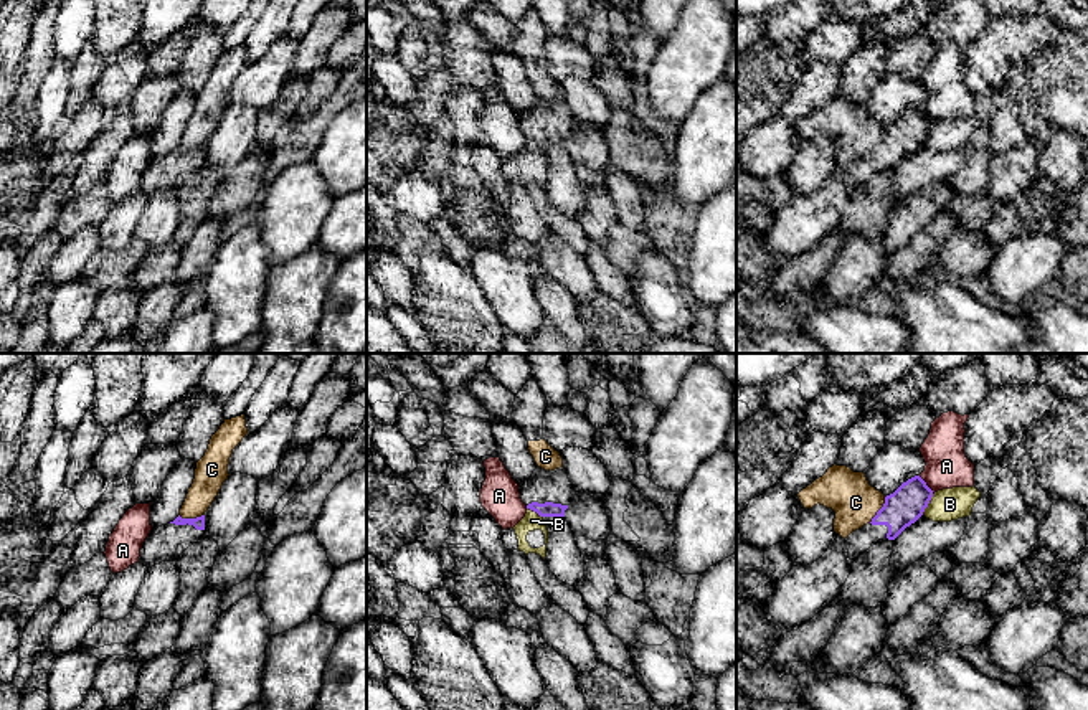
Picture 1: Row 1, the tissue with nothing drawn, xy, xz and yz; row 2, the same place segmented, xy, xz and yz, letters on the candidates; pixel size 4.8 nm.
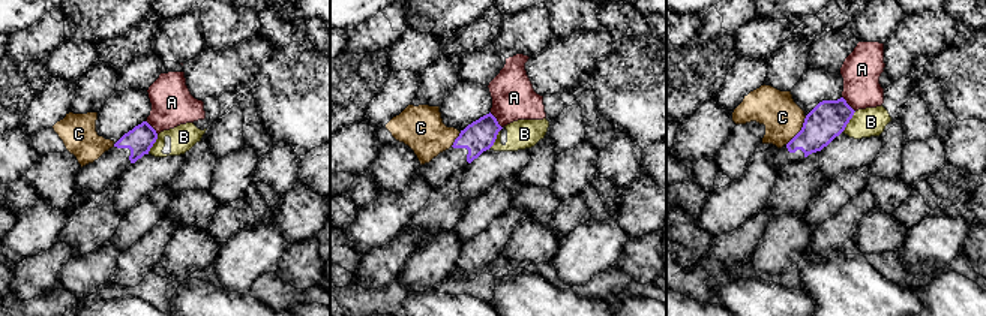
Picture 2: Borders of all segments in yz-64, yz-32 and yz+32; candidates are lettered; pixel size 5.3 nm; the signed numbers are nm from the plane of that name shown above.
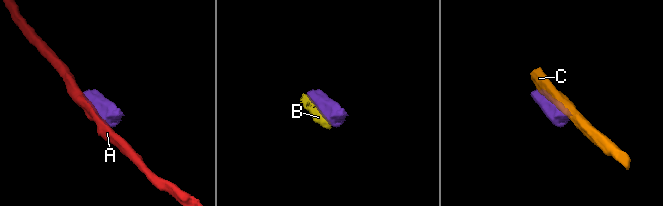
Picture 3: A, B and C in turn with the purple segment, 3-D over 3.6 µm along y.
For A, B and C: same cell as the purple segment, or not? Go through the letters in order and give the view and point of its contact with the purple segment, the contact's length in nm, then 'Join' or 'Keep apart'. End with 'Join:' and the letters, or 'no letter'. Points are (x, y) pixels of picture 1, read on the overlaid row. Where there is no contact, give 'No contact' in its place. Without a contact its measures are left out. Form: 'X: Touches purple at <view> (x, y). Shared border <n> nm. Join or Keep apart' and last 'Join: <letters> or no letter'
A: Touches purple at yz (925, 484). Shared border 120 nm. Keep apart
B: Touches purple at yz (928, 502). Shared border 120 nm. Keep apart
C: Touches purple at yz (879, 511). Shared border 150 nm. Keep apart
Join: no letter

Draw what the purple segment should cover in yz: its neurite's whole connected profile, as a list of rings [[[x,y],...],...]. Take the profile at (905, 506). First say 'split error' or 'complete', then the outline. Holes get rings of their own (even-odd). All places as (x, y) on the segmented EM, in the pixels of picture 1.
split error | [[[920,476],[908,479],[893,494],[887,495],[883,507],[872,522],[845,538],[852,563],[870,547],[895,540],[923,515],[931,497],[933,490]]]

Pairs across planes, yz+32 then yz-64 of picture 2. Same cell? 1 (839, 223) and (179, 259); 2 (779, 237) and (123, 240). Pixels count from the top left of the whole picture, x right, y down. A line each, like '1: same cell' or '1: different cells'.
1: different cells
2: different cells

